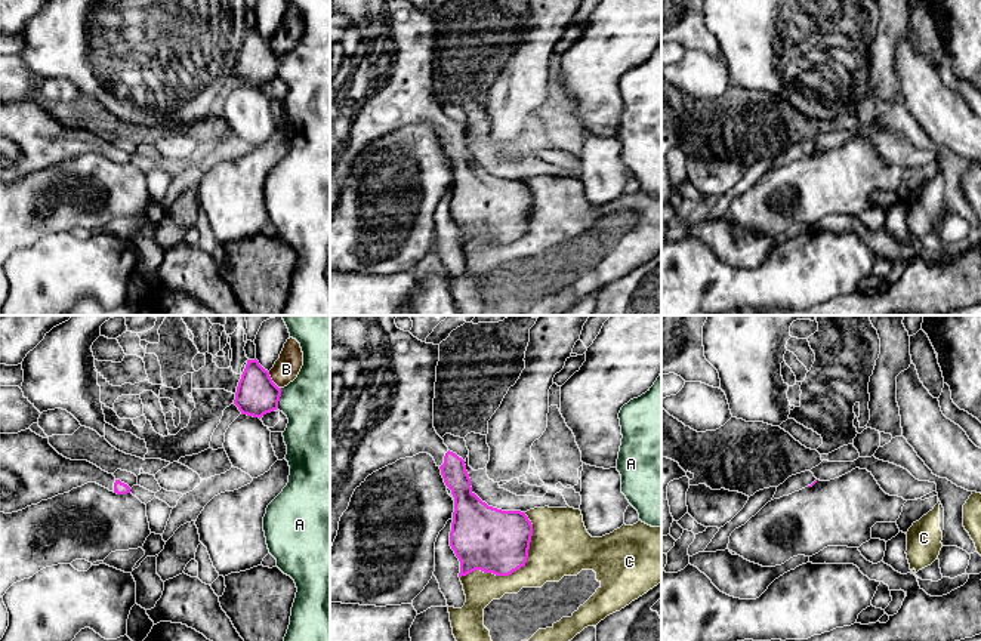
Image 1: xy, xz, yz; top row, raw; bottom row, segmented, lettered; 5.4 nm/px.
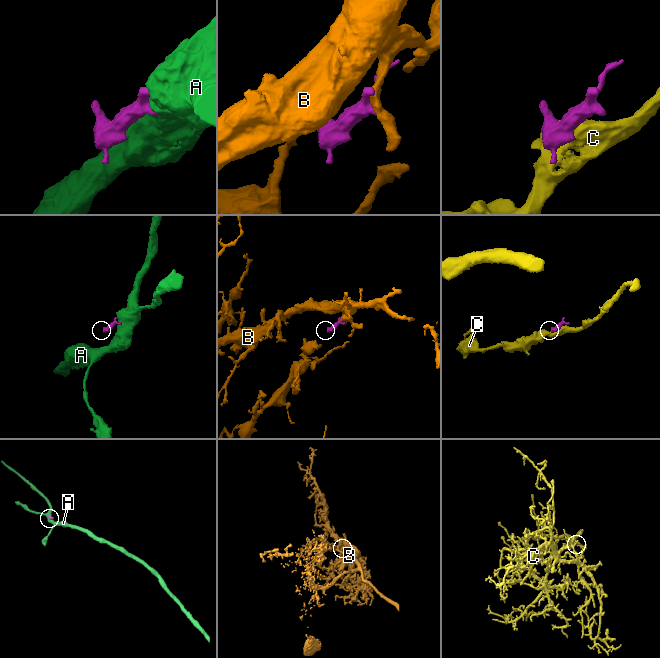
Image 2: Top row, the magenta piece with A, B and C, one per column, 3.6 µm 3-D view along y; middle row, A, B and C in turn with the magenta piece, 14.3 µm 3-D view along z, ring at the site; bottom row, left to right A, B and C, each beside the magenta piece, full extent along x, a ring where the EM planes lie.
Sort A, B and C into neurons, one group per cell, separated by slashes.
A / B / C

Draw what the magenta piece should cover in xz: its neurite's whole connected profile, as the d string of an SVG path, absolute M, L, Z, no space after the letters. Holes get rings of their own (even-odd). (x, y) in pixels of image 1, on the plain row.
M330 0L330 218L351 166L373 141L400 127L428 121L441 138L454 166L450 215L460 229L459 246L475 238L509 244L528 226L533 192L521 179L502 179L482 170L471 155L465 129L450 120L434 96L434 67L439 13L426 12L410 0Z

